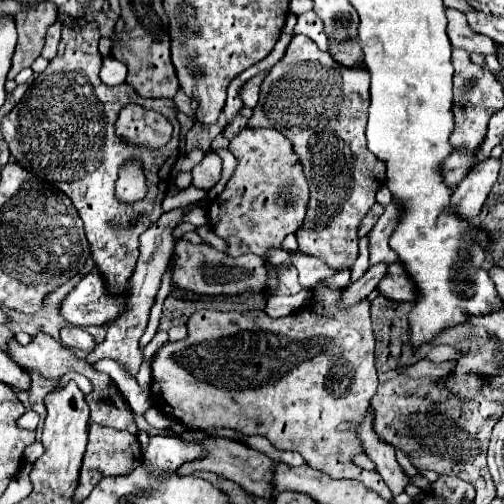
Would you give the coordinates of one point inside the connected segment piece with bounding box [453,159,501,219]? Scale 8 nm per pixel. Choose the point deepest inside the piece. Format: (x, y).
(470, 194)

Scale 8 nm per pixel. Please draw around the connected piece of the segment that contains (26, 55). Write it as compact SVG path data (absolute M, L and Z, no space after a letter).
M43 1L37 7L19 11L17 15L13 15L13 19L17 25L19 39L11 59L11 69L7 79L15 79L15 75L21 69L31 67L31 63L41 55L45 33L57 21L57 5L51 1Z

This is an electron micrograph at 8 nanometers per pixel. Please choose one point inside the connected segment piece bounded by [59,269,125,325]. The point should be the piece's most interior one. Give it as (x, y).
(85, 305)

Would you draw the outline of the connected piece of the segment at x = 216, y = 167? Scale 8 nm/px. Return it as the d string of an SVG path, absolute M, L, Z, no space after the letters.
M213 151L205 153L203 161L195 165L191 173L193 173L193 185L209 191L221 179L221 157Z

